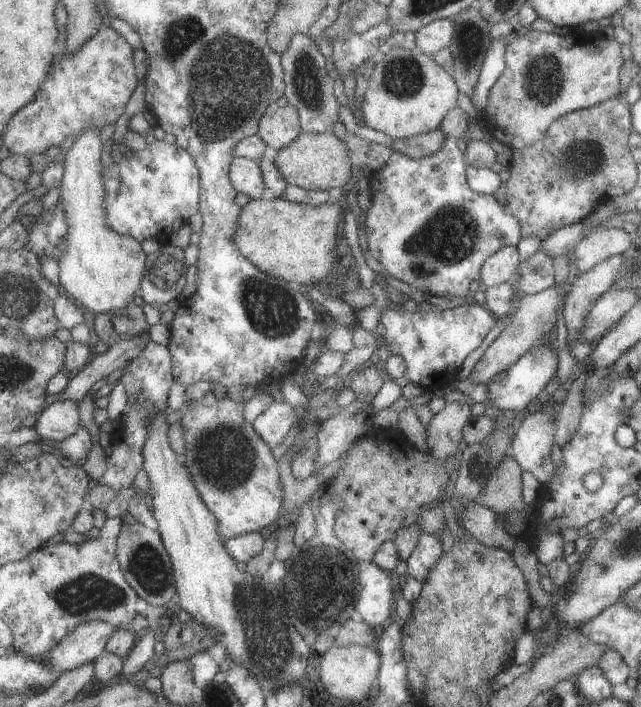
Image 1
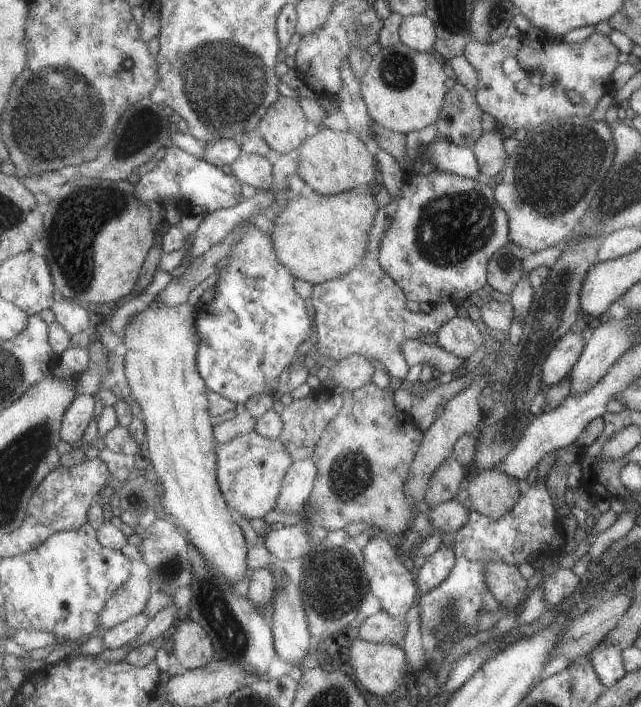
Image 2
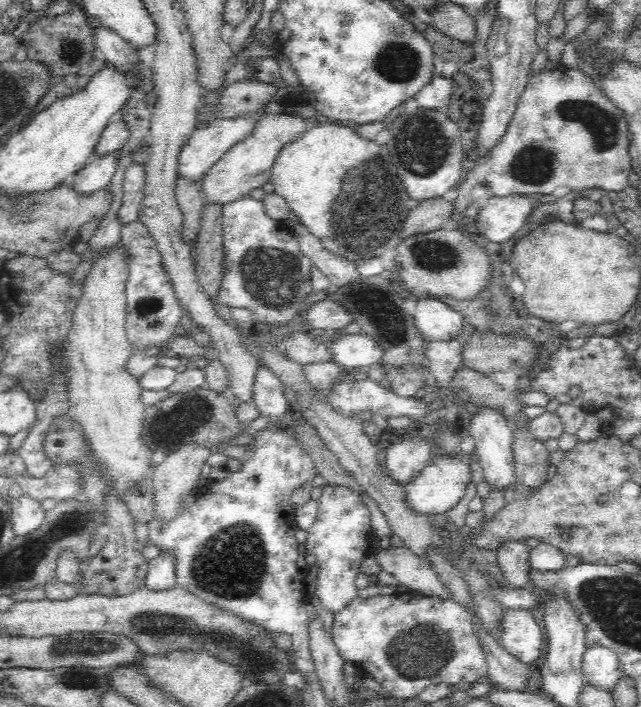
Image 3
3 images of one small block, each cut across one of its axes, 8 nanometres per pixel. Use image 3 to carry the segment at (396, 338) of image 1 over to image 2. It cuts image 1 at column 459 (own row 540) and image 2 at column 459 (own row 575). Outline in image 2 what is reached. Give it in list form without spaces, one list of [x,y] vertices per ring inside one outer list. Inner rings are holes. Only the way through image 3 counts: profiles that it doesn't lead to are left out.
[[[453,318],[437,334],[437,346],[451,356],[469,358],[483,348],[483,332],[473,324],[471,318]]]

